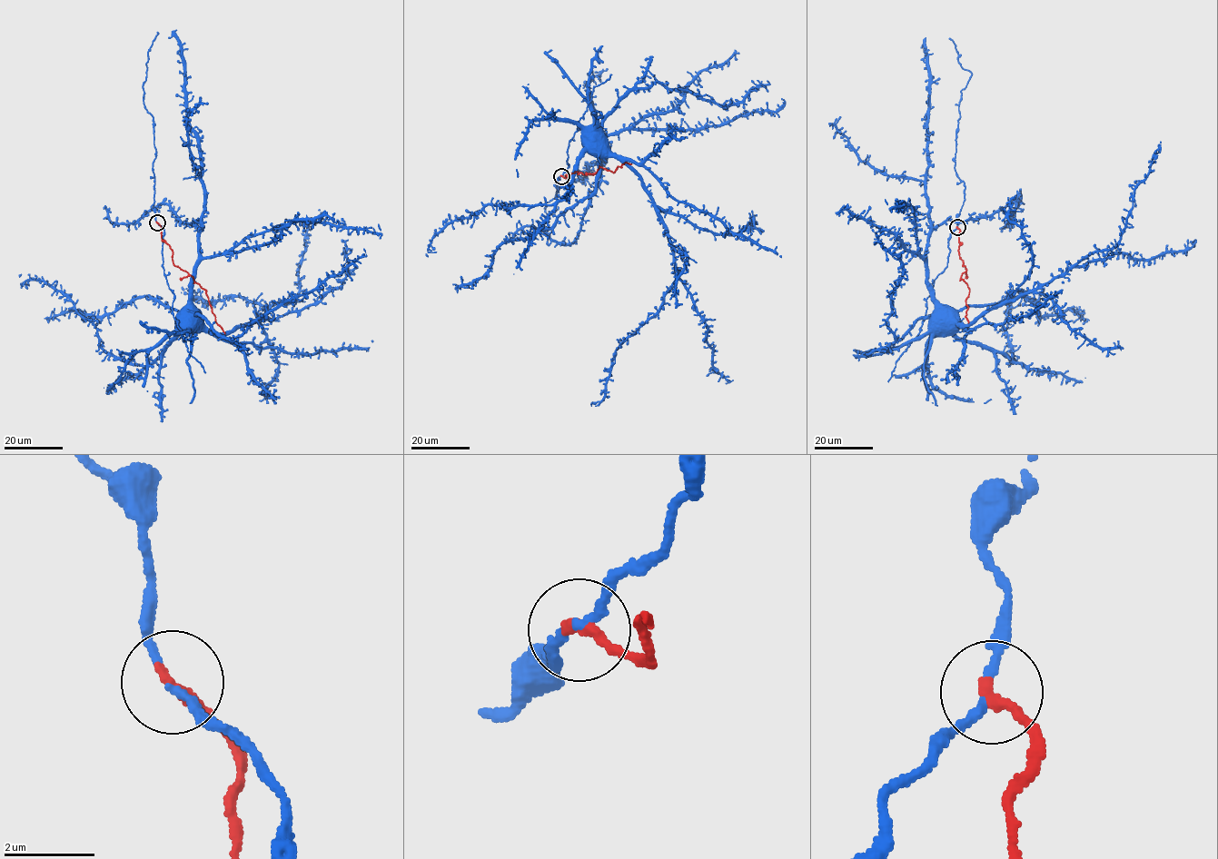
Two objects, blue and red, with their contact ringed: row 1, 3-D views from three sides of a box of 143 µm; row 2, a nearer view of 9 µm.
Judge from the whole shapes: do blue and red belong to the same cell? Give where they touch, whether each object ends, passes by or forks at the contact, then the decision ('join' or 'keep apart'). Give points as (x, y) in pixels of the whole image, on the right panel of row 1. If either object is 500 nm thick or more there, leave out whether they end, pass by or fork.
(957, 227) | blue passes by | red ends | keep apart

